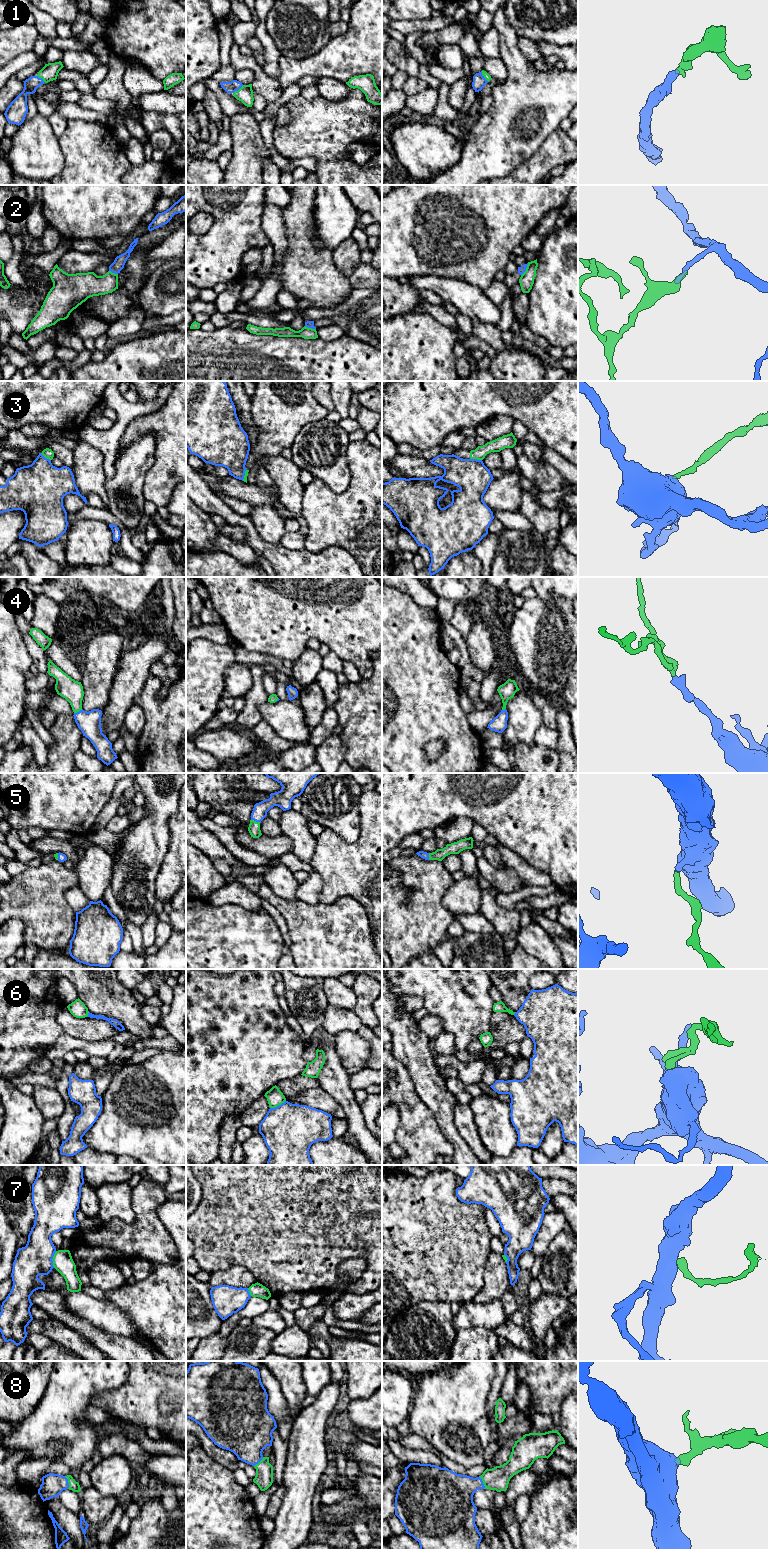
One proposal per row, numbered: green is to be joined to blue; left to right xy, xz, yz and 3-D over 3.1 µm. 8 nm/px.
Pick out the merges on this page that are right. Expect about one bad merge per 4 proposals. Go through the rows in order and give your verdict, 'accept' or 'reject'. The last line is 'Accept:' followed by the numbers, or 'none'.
1: accept
2: reject
3: reject
4: accept
5: accept
6: reject
7: reject
8: accept
Accept: 1, 4, 5, 8

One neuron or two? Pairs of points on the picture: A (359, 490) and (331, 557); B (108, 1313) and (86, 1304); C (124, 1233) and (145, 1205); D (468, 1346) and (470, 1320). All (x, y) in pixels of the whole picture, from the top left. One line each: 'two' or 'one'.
A: two
B: one
C: one
D: two

